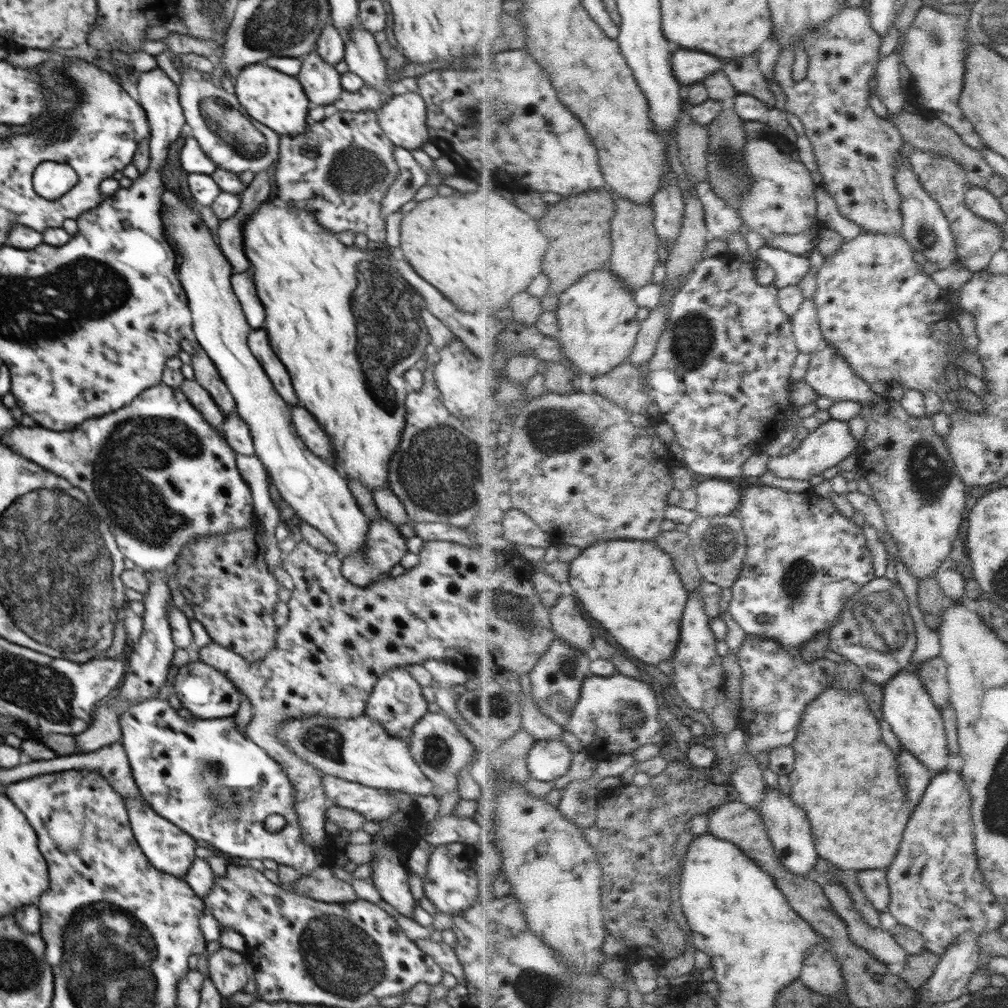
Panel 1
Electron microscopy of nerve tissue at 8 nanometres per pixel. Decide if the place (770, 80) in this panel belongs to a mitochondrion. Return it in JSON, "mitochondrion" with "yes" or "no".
{"mitochondrion":"no"}

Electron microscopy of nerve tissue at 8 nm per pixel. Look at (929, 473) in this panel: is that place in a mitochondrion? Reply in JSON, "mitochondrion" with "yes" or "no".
{"mitochondrion":"yes"}

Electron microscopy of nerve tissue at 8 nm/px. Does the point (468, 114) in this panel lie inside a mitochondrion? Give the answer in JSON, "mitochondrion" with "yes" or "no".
{"mitochondrion":"yes"}

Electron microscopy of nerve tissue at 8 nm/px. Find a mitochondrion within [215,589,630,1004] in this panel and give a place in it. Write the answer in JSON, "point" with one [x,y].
{"point":[339,957]}

